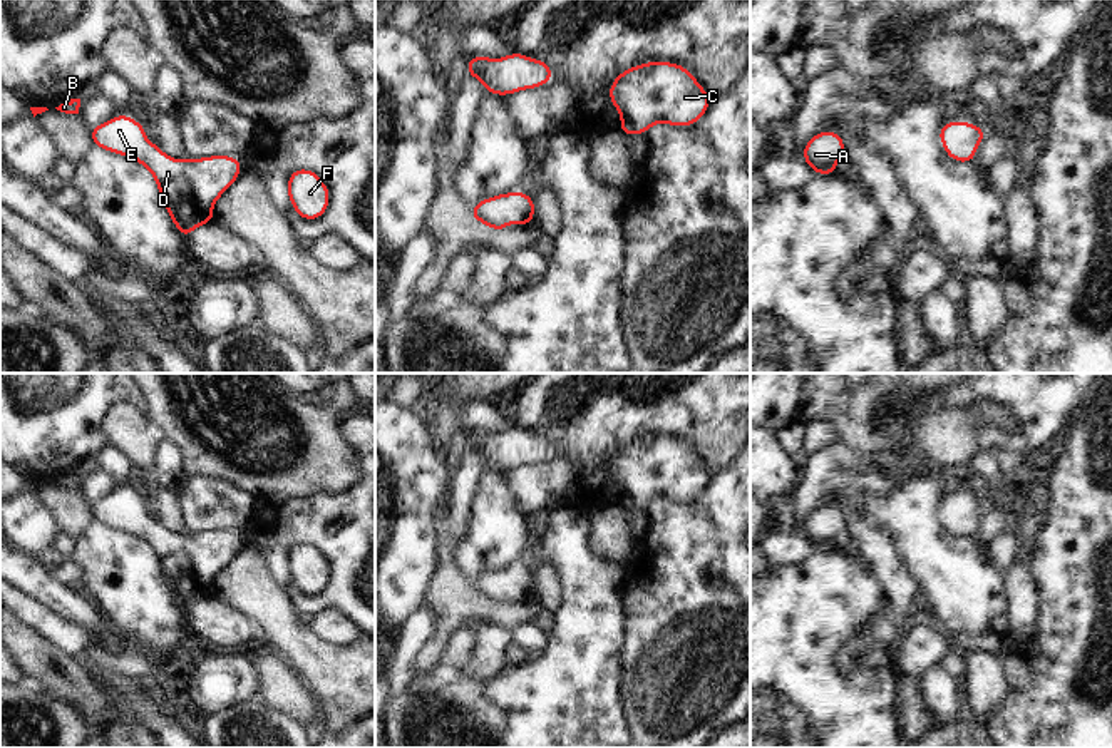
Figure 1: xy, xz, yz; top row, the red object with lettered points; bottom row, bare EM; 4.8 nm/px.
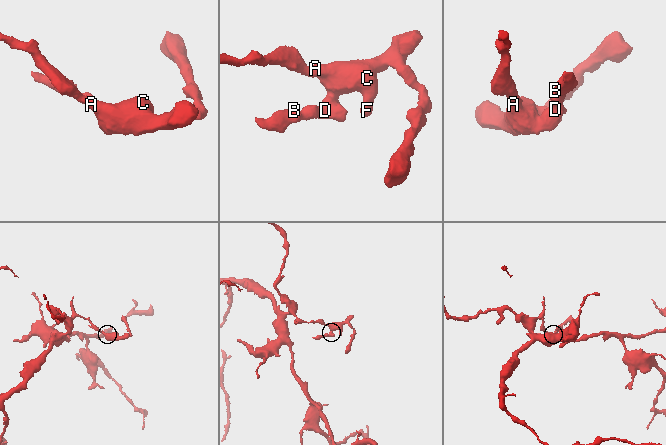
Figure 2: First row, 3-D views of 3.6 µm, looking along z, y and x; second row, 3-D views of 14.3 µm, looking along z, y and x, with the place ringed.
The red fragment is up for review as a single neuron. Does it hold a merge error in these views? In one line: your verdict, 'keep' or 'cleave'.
keep

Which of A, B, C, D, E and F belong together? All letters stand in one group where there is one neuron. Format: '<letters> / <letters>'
A B C D E F

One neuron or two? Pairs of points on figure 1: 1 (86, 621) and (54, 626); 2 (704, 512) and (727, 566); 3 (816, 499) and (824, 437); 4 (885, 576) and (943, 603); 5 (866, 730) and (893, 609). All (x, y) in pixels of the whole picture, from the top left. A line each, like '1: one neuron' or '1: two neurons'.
1: two neurons
2: one neuron
3: two neurons
4: two neurons
5: two neurons

